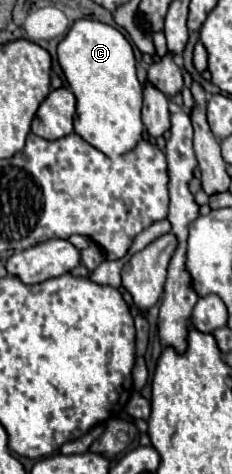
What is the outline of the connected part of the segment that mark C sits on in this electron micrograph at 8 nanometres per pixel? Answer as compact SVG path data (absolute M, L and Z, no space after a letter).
M78 20L58 44L58 62L64 70L70 90L76 96L76 118L74 132L80 134L88 144L106 154L108 158L122 156L130 152L144 136L144 124L140 118L142 108L142 84L136 76L136 60L130 42L114 28L98 20Z

